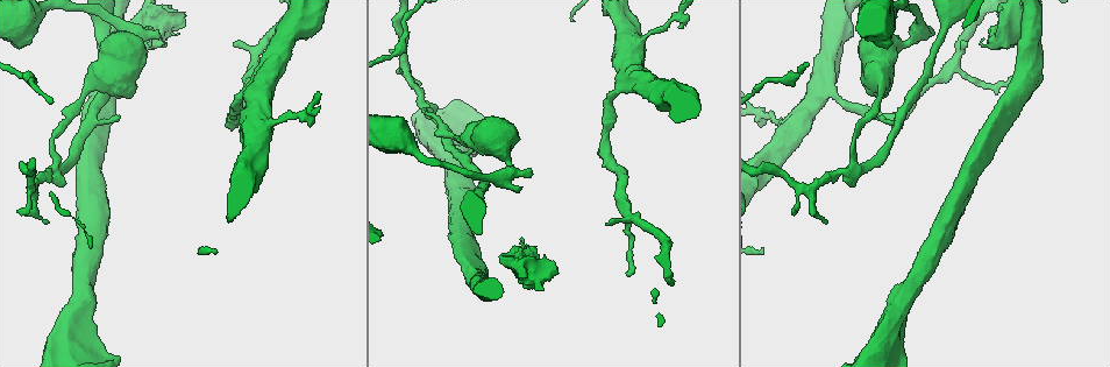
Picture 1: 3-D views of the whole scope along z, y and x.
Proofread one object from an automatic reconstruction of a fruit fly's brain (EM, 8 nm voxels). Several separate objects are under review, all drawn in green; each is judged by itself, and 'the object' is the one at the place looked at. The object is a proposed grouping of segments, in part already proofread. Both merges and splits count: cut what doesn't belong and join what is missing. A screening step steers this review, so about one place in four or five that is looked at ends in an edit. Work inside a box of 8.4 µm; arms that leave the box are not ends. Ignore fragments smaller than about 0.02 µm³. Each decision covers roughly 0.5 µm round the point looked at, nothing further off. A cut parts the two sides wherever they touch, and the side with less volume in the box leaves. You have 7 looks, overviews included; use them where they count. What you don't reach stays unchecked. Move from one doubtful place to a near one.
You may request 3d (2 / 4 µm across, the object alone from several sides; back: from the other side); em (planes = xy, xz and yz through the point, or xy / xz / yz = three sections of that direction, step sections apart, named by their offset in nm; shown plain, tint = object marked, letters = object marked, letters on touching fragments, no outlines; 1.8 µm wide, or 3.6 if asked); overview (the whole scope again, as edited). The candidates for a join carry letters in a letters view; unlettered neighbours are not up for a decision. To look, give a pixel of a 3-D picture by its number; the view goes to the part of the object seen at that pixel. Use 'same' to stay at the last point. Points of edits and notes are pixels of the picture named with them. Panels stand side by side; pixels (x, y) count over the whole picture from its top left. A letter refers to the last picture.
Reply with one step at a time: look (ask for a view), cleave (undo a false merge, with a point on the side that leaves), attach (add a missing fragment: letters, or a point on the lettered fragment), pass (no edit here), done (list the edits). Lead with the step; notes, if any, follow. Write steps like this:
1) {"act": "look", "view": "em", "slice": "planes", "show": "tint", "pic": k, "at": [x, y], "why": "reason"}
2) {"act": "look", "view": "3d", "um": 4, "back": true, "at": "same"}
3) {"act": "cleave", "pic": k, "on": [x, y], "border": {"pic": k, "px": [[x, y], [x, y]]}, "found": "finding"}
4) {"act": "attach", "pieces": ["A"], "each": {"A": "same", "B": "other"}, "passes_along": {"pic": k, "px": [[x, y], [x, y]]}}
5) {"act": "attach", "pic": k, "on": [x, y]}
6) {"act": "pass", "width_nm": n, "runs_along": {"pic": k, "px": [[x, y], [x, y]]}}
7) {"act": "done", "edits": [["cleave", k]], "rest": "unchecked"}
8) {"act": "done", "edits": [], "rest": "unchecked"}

{"act": "look", "view": "em", "slice": "planes", "show": "letters", "pic": 1, "at": [55, 161], "why": "calibre changes"}

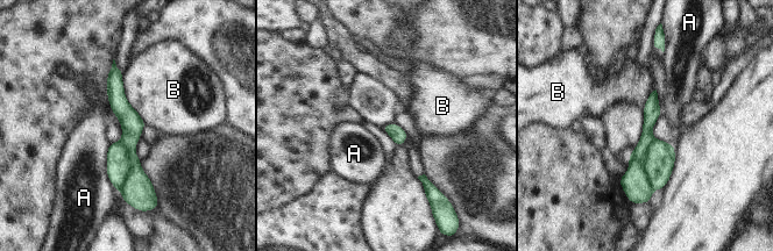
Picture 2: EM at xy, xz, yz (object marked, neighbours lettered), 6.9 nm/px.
{"act": "cleave", "pic": 2, "on": [636, 184], "each": {"A": "other", "B": "other"}, "part_leaving": {"pic": 2, "px": [[114, 69], [130, 121], [132, 199]]}, "found": "two cells meet here"}

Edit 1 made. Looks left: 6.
{"act": "look", "view": "em", "um": 3.6, "slice": "xz", "step": 4, "show": "letters", "pic": 1, "at": [886, 343], "why": "calibre changes"}

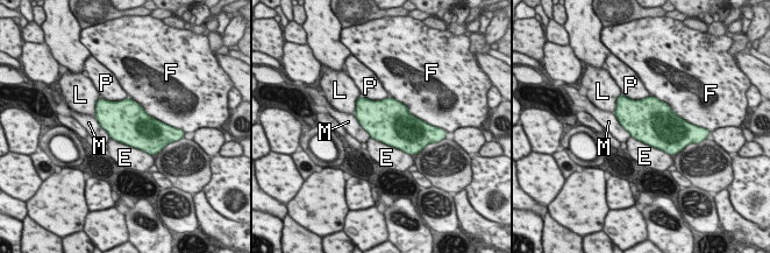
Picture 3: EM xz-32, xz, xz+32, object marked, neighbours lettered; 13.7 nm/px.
{"act": "pass", "each": {"E": "other", "F": "other", "L": "other", "M": "other", "P": "other"}, "border": {"pic": 3, "px": [[370, 136], [410, 154]]}, "found": "one cell here"}

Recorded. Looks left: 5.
{"act": "look", "view": "em", "slice": "yz", "step": 4, "show": "letters", "pic": 1, "at": [885, 118], "why": "free end"}

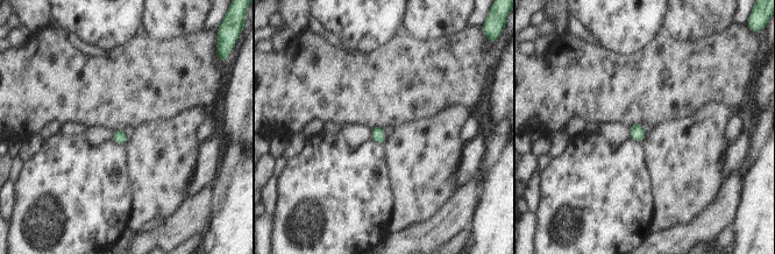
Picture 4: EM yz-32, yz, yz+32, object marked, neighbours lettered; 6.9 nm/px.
{"act": "look", "view": "em", "slice": "planes", "show": "letters", "at": "same", "why": "cut it another way"}

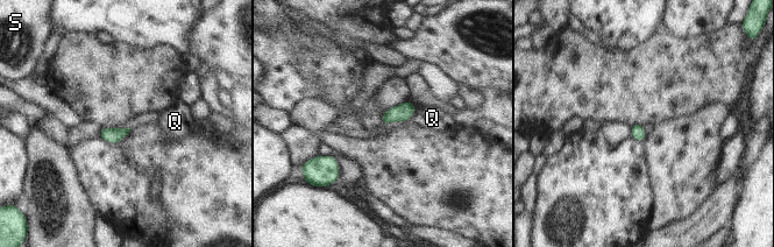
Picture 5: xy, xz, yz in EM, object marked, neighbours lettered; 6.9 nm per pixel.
{"act": "pass", "width_nm": 100, "each": {"Q": "other", "S": "other"}, "border": {"pic": 5, "px": [[416, 107], [416, 112], [410, 119]]}, "found": "no lettered fragment goes on from it"}

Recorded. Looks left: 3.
{"act": "done", "edits": [["cleave", 2]], "rest": "unchecked"}

